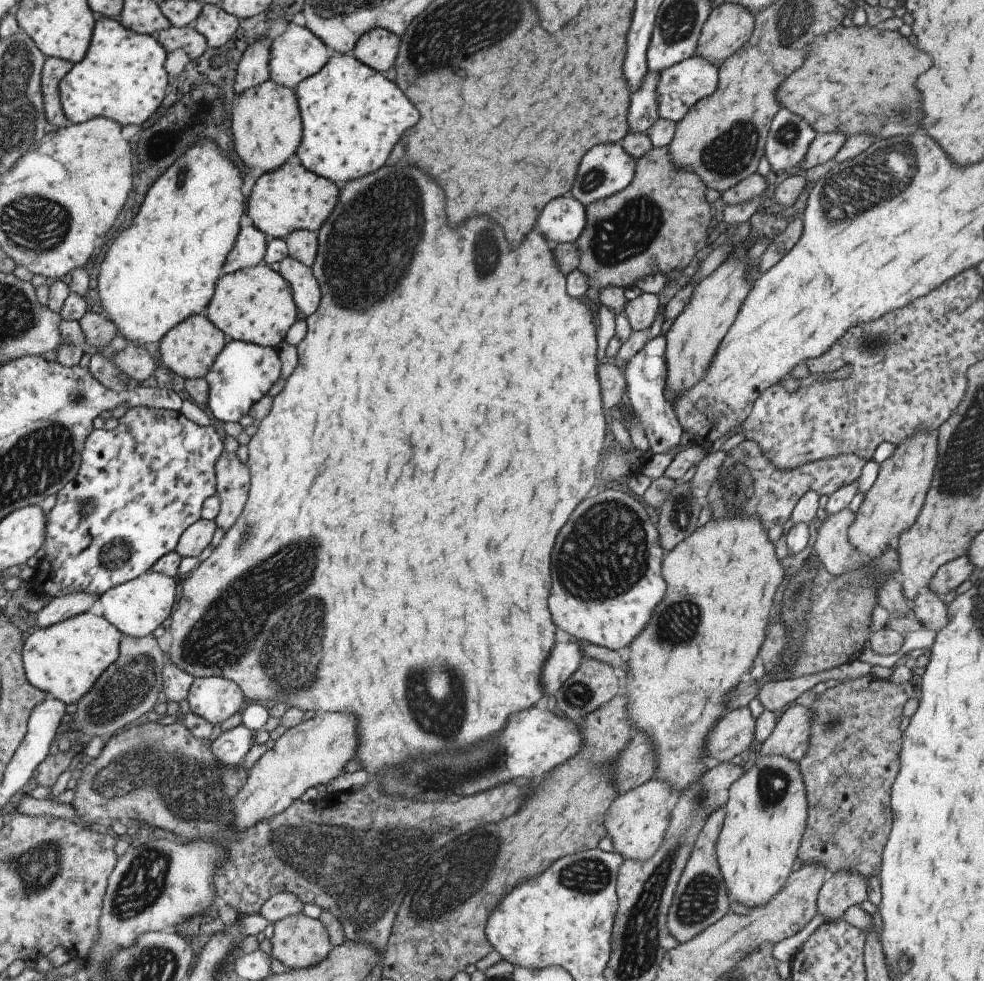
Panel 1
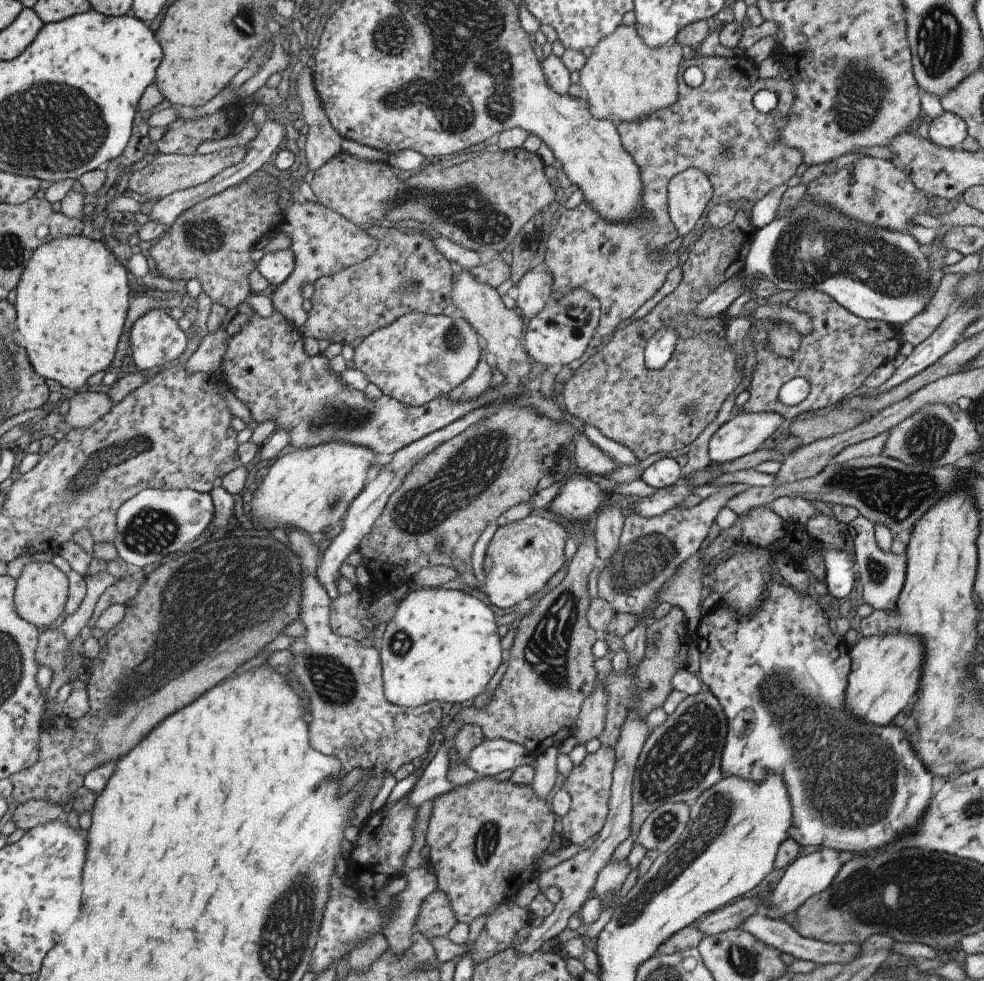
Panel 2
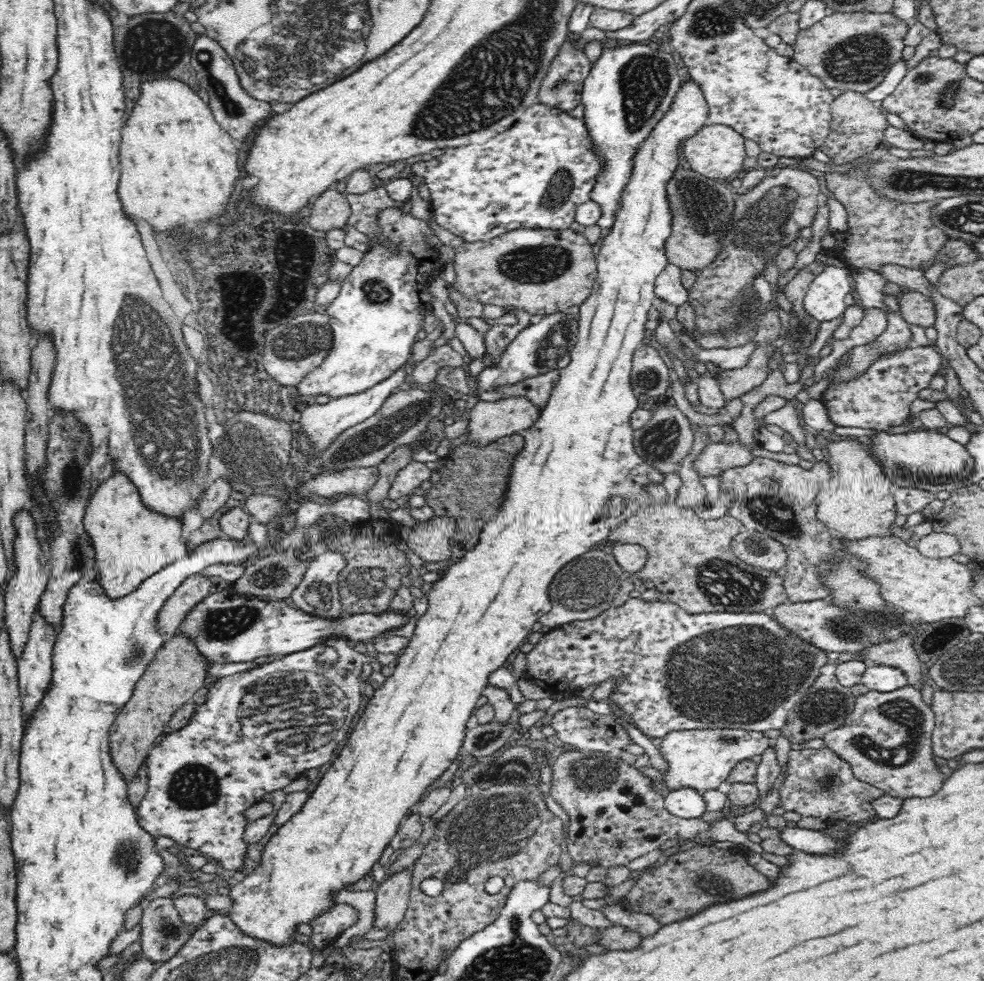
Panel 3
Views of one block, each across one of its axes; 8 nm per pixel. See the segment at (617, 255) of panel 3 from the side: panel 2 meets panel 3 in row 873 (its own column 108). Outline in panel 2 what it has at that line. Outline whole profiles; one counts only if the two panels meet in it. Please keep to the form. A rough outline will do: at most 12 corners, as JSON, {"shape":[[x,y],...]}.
{"shape":[[85,234],[15,288],[31,369],[63,391],[109,371],[130,276]]}

